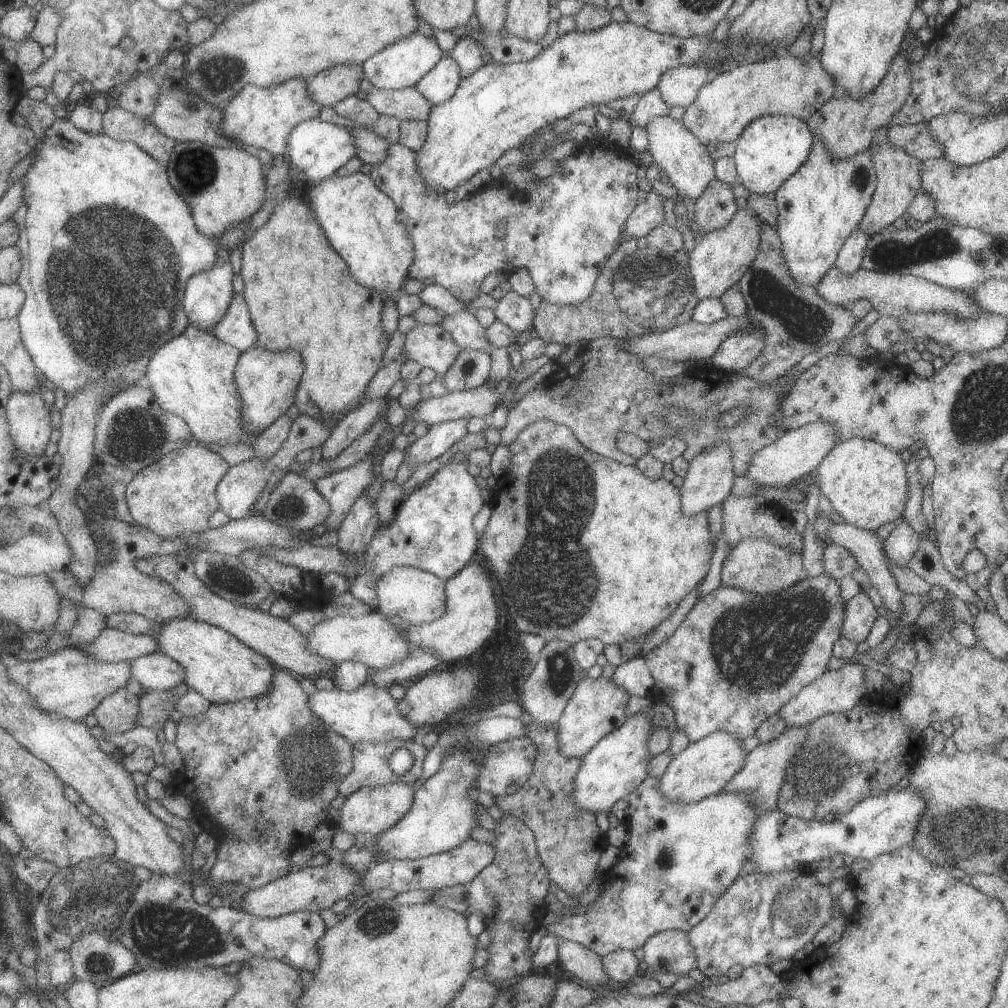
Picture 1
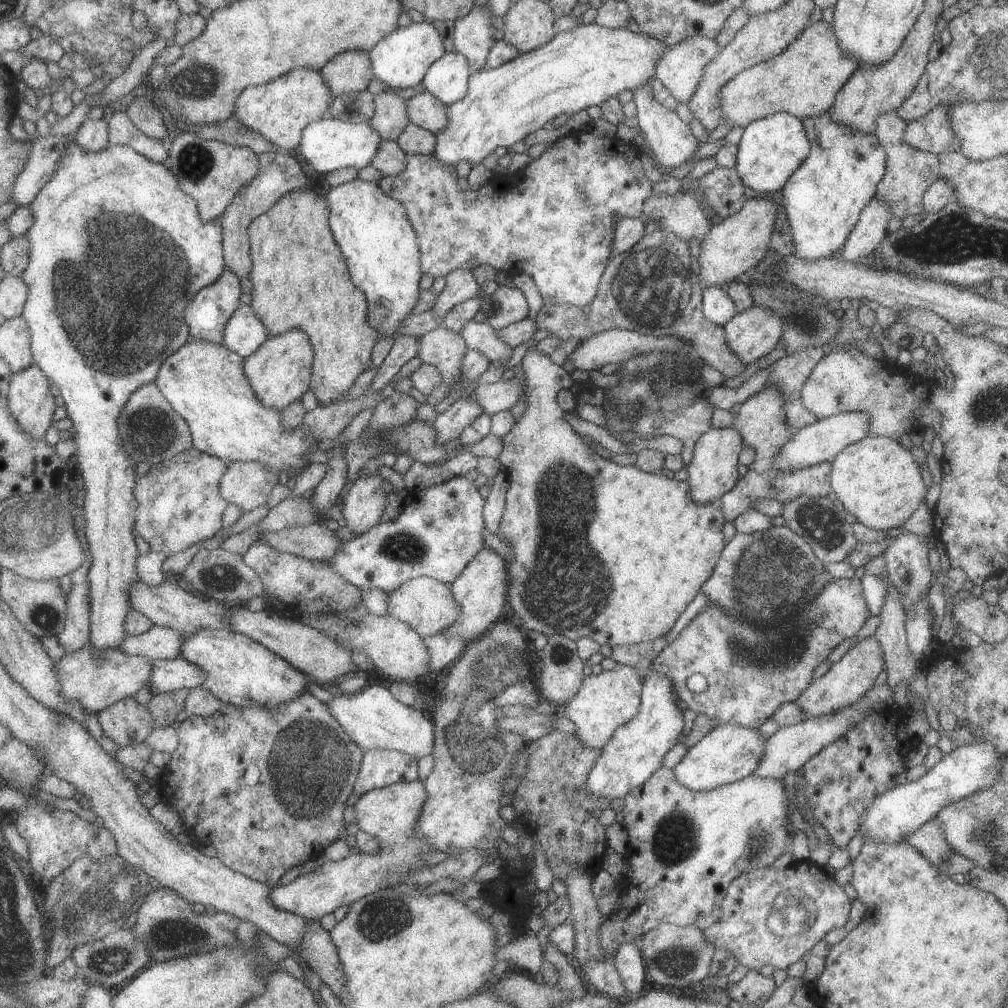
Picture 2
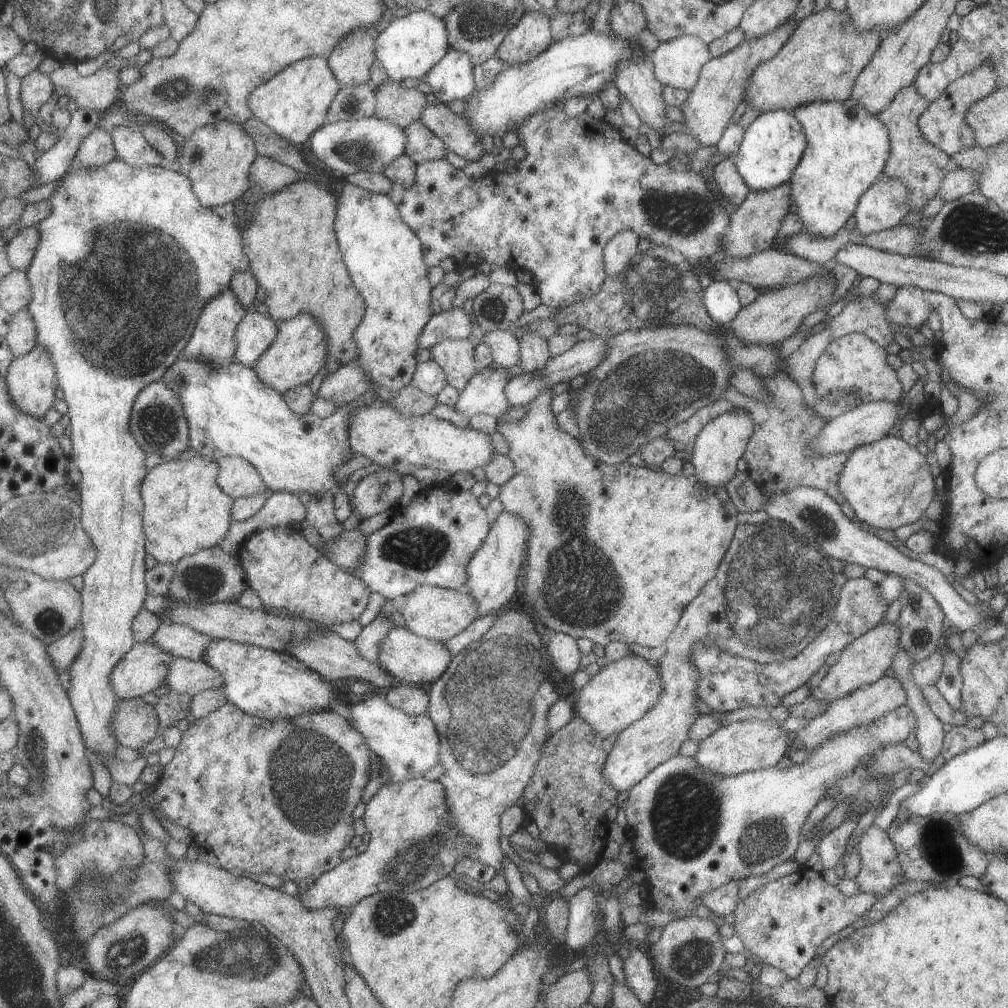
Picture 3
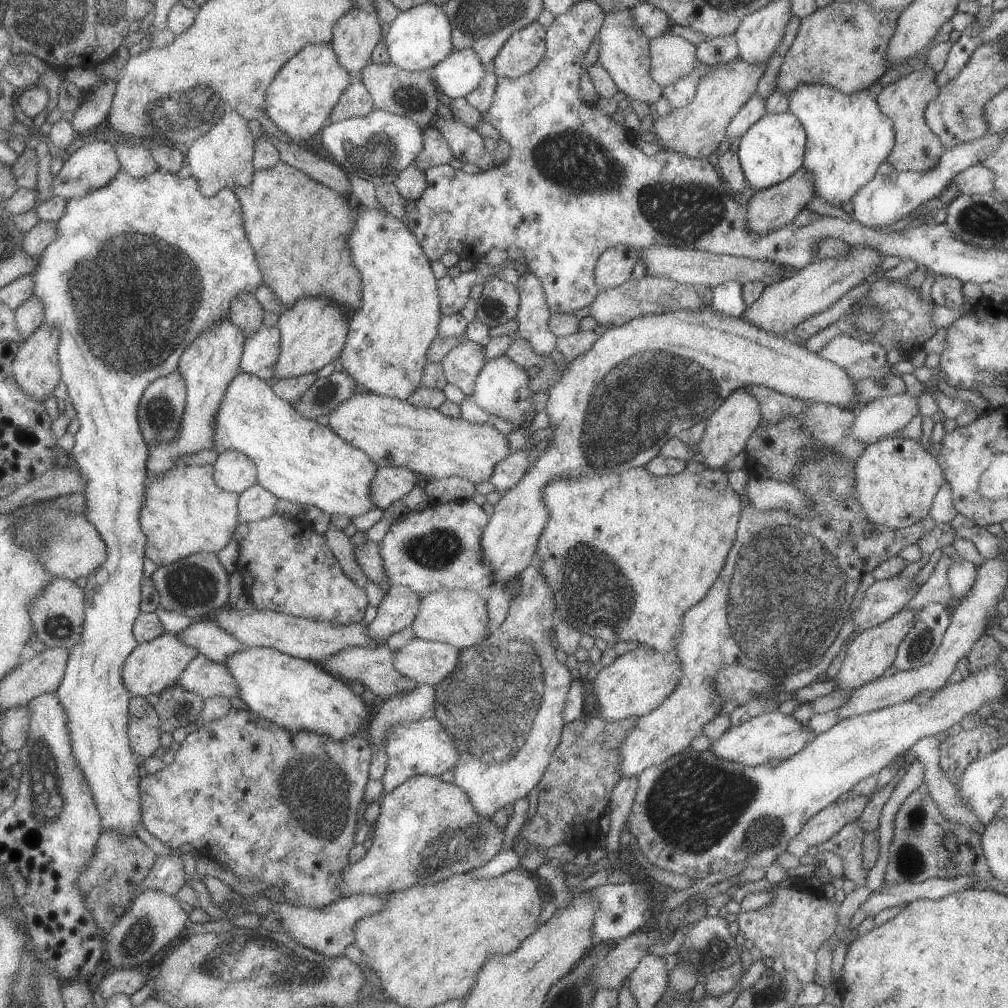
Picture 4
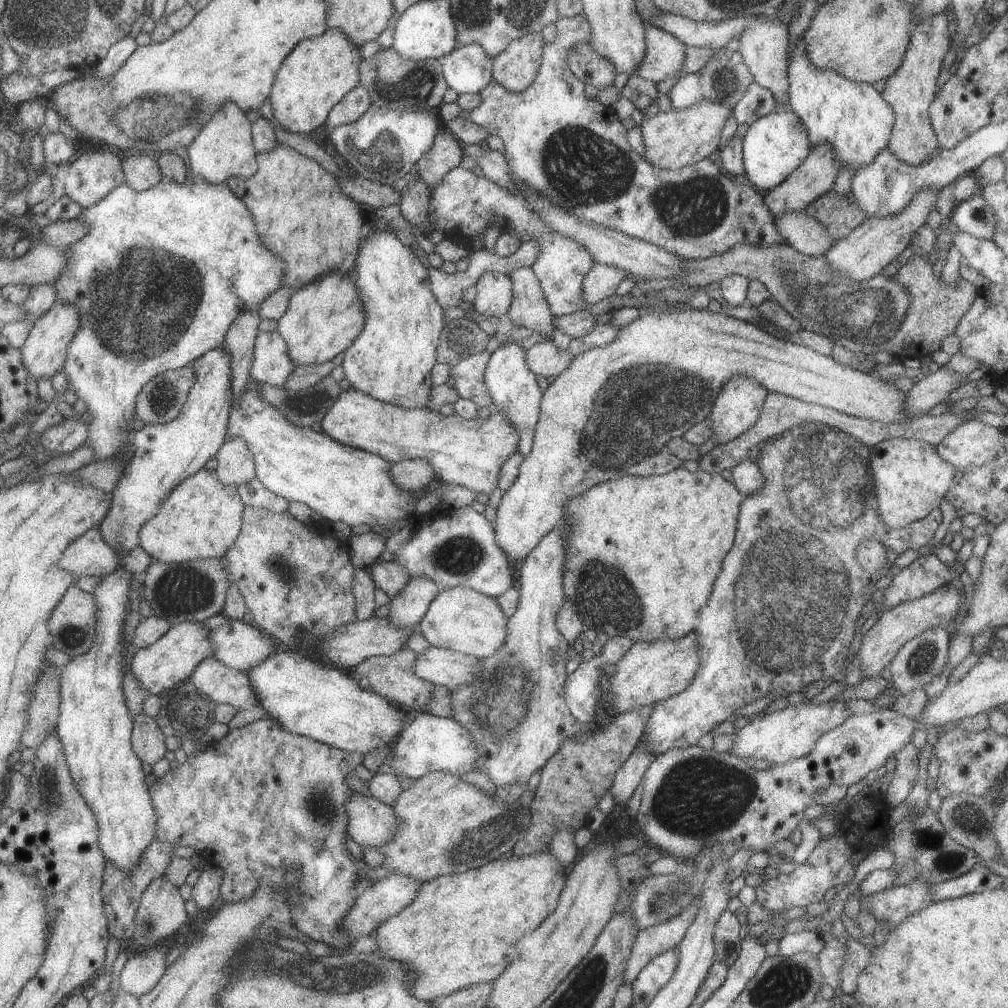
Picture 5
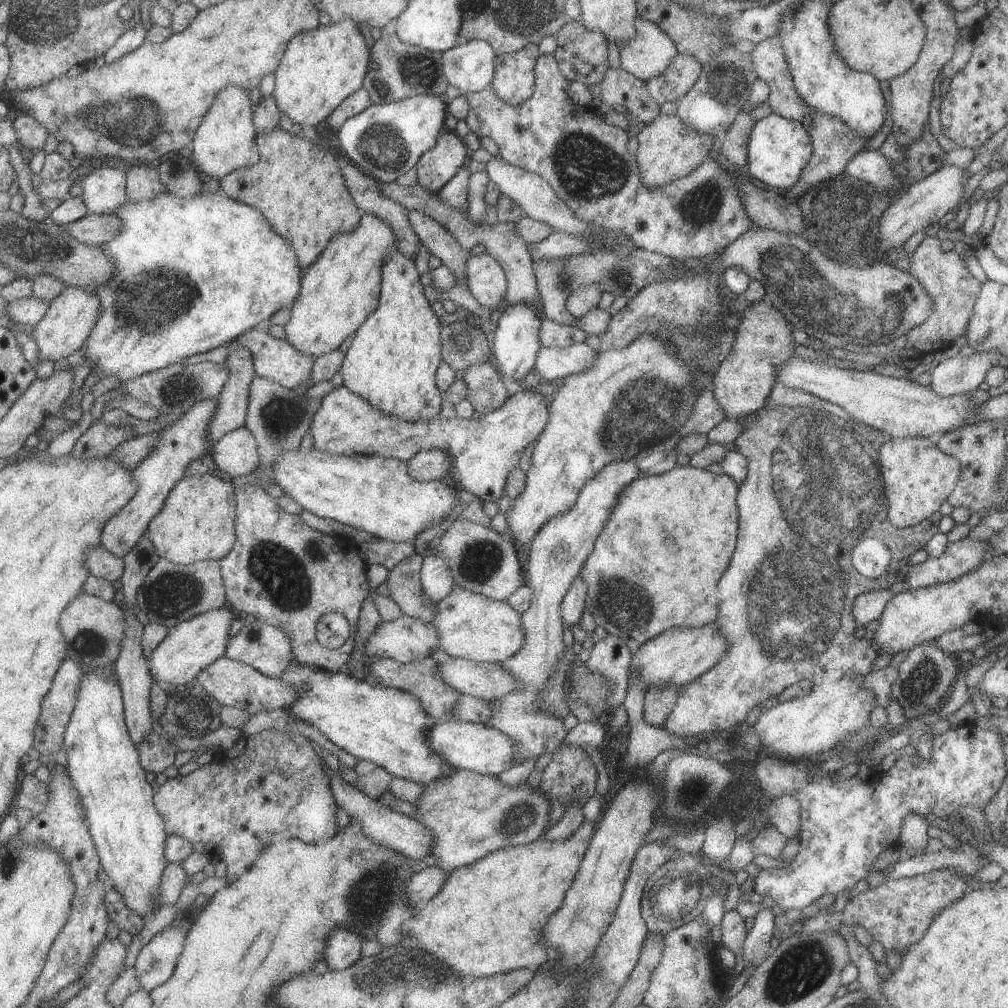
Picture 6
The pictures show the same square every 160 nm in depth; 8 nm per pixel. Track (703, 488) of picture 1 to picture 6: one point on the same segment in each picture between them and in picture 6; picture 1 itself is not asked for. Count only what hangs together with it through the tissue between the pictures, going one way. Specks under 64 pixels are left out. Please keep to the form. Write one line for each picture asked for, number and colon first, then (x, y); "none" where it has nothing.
2: (713, 471)
3: (719, 446)
4: (728, 430)
5: (738, 407)
6: (743, 382)

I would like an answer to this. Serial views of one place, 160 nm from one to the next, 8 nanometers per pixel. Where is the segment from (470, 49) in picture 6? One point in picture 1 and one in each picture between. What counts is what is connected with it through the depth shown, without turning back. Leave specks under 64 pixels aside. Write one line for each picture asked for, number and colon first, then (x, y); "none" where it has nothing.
1: (438, 86)
2: (447, 80)
3: (452, 78)
4: (459, 74)
5: (468, 69)

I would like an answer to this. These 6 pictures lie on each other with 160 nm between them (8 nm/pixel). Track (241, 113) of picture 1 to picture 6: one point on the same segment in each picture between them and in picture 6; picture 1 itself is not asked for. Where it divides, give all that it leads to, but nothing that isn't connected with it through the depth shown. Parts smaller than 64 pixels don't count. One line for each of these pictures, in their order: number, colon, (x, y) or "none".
2: (278, 111)
3: (295, 103)
4: (299, 101)
5: (319, 72)
6: (320, 68)

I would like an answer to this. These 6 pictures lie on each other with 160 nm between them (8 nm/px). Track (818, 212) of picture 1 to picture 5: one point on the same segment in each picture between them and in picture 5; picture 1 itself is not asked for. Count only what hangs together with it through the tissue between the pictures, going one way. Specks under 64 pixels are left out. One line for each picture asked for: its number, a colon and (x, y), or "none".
2: (823, 198)
3: (847, 149)
4: (848, 137)
5: (852, 117)

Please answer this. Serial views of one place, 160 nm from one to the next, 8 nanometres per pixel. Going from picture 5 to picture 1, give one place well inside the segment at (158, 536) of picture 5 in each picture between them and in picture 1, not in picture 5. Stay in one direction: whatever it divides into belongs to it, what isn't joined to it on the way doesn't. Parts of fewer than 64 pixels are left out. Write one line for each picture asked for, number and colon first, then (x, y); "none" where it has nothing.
1: (176, 495)
2: (180, 505)
3: (186, 511)
4: (186, 512)

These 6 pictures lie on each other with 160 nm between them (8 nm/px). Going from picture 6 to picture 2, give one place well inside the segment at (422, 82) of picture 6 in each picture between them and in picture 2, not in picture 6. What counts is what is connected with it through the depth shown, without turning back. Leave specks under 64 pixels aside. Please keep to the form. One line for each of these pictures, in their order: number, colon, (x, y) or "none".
2: (390, 119)
3: (402, 106)
4: (410, 94)
5: (393, 83)

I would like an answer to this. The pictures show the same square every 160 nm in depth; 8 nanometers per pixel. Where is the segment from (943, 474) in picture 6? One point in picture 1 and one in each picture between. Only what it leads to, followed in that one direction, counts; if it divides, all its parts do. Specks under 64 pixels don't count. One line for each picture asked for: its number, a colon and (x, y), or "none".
1: (866, 482)
2: (879, 481)
3: (888, 484)
4: (896, 480)
5: (910, 479)

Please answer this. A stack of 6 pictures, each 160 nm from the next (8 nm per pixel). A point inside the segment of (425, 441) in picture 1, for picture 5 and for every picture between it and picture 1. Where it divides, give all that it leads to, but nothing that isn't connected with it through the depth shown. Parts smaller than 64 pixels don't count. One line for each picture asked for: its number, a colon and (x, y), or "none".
2: (450, 424)
3: (484, 394)
4: (503, 388)
5: (514, 390)

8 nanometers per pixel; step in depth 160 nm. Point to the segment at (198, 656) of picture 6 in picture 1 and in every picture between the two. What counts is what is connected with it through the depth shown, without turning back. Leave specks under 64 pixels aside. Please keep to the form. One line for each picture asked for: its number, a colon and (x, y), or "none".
1: (69, 682)
2: (99, 679)
3: (143, 670)
4: (155, 666)
5: (160, 667)

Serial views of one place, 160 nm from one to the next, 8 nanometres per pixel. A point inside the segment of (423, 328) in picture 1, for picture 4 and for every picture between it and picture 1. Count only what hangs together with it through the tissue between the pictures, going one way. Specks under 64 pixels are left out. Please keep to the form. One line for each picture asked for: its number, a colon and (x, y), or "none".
2: (443, 348)
3: (456, 357)
4: (462, 365)

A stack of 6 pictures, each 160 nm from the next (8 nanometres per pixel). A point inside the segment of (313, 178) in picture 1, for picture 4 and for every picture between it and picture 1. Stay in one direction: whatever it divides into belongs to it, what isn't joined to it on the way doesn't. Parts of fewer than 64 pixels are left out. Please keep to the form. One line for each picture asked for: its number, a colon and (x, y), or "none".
2: (328, 145)
3: (354, 145)
4: (376, 147)

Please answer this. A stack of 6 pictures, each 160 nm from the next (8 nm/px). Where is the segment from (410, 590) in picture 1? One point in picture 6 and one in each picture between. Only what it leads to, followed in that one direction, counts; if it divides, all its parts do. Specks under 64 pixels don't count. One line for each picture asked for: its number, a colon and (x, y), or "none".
2: (428, 606)
3: (434, 613)
4: (457, 617)
5: (460, 619)
6: (471, 626)

